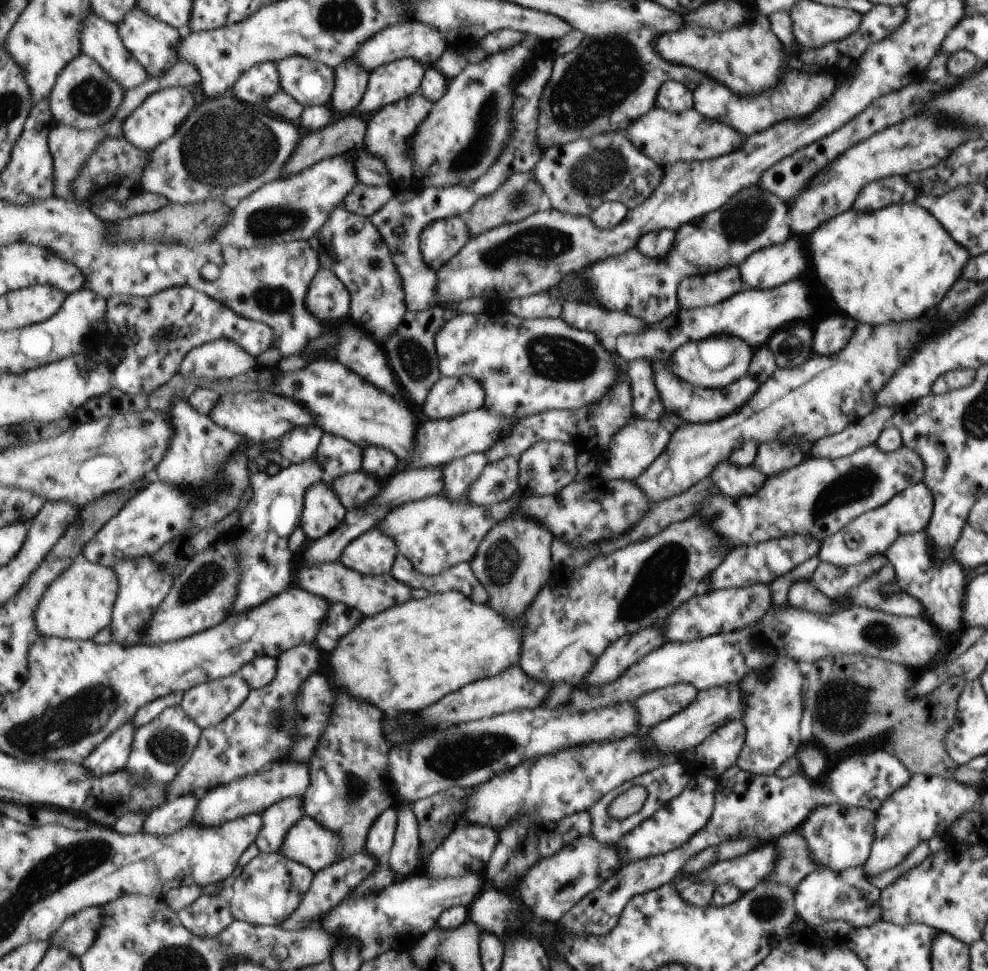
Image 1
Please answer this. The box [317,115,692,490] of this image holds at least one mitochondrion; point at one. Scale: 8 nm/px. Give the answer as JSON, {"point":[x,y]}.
{"point":[540,244]}

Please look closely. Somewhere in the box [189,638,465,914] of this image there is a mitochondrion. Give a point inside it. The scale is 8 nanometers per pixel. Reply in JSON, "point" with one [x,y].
{"point":[357,787]}

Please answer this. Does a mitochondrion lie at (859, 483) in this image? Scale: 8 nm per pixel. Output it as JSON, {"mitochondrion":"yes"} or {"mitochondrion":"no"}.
{"mitochondrion":"yes"}

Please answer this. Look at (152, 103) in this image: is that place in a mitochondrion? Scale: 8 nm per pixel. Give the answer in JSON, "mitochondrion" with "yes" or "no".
{"mitochondrion":"no"}

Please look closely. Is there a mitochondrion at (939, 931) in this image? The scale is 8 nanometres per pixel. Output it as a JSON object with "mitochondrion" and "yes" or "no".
{"mitochondrion":"no"}

